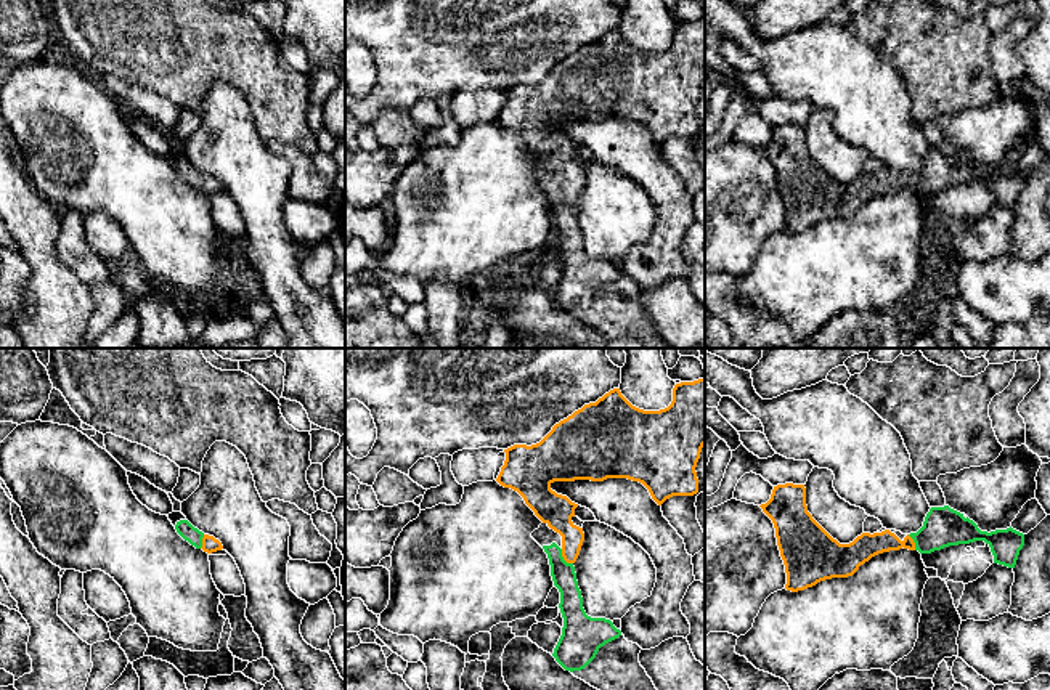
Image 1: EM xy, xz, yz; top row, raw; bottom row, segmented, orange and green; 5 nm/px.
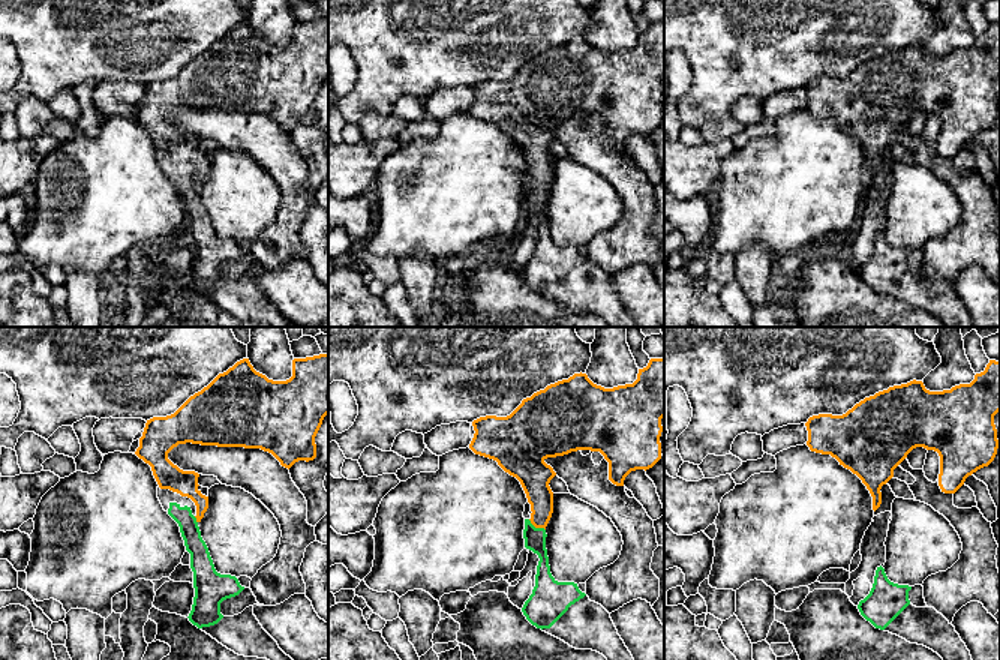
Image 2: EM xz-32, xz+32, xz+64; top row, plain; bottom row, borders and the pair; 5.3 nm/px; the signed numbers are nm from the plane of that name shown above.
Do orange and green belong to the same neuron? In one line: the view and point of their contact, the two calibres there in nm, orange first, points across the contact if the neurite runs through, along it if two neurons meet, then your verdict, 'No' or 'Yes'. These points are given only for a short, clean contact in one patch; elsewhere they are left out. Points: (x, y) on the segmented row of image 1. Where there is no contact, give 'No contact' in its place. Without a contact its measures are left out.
Touches orange at xz (564, 559). Thickness 160 nm (orange) against 120 nm. Path across: xz (556, 511), (569, 531), (564, 559), (564, 576). Yes

